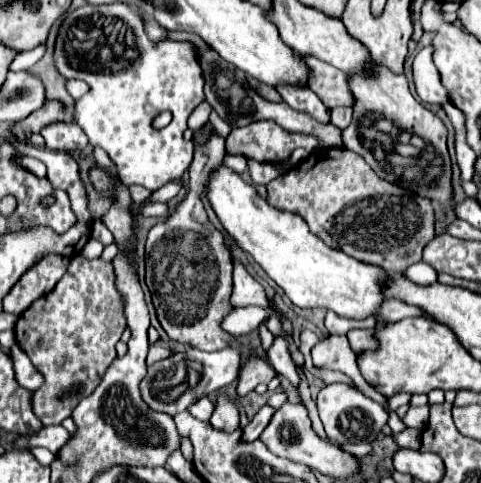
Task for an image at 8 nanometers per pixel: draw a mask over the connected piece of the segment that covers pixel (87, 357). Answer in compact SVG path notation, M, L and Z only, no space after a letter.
M76 255L72 257L72 263L68 265L68 271L64 277L56 283L56 287L48 293L36 299L28 311L24 311L16 323L16 341L26 351L30 361L36 369L44 375L44 385L34 391L32 407L36 417L44 425L60 425L66 417L70 417L72 409L82 397L88 397L96 385L100 383L106 367L116 359L114 345L120 341L126 319L124 319L124 303L120 293L114 287L114 273L112 263L104 263L102 259L86 261L84 257Z

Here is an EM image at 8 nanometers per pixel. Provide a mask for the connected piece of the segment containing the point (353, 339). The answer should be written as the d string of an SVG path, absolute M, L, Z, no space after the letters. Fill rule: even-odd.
M352 329L348 331L350 347L356 355L362 355L364 351L372 351L380 343L376 343L376 329Z

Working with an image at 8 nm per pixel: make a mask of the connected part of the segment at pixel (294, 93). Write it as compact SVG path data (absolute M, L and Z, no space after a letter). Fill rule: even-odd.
M278 87L282 99L296 111L312 115L320 123L330 123L328 107L308 87Z

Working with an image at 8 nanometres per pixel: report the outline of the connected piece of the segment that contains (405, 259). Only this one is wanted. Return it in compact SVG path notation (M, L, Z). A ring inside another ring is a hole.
M320 149L316 155L316 165L292 167L284 175L270 181L266 189L268 189L266 201L272 207L300 215L308 223L310 231L316 237L320 237L328 247L340 249L362 263L380 265L392 275L398 275L412 263L418 263L424 245L434 237L432 203L422 197L412 197L410 191L380 179L360 155L348 149Z

